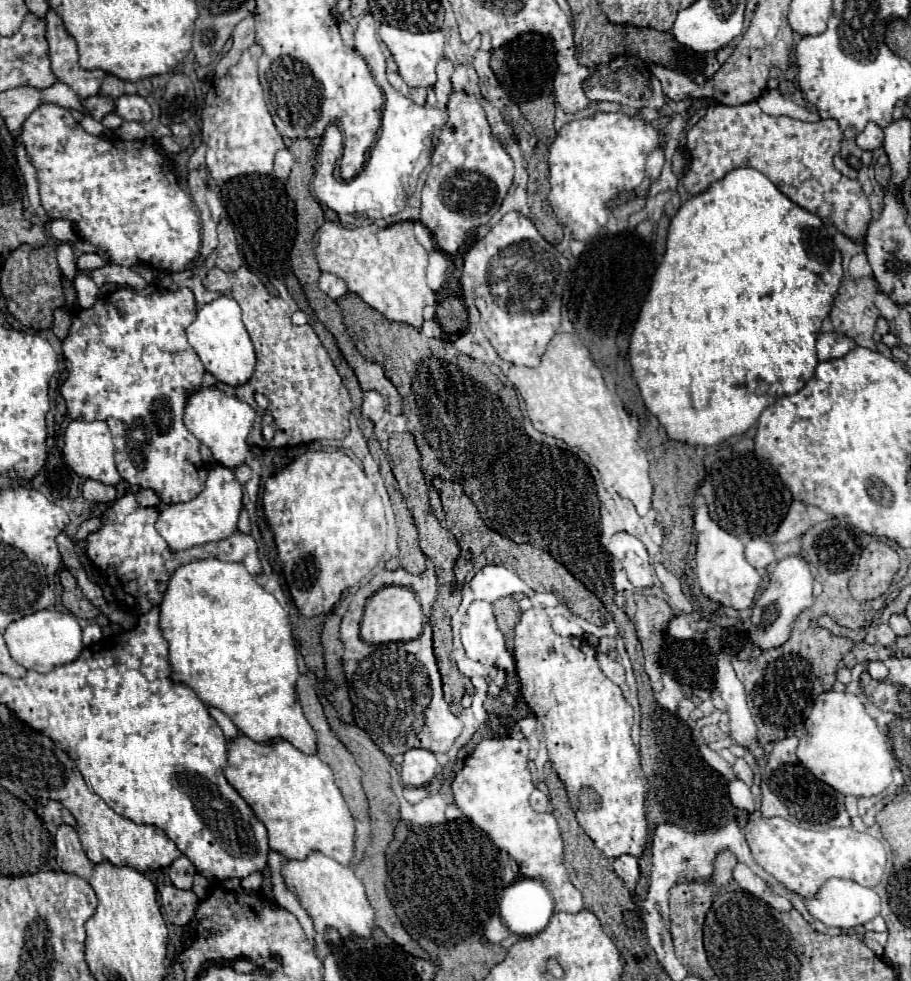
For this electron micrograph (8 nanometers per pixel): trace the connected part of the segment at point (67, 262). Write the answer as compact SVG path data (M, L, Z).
M59 244L57 246L57 262L59 262L59 268L63 270L63 274L69 280L73 280L77 274L77 266L75 266L75 256L73 256L71 244Z

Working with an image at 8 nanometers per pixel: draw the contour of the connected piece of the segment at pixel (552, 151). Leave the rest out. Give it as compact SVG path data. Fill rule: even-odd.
M621 112L615 114L595 114L593 118L573 120L571 124L563 126L549 148L549 168L551 168L551 192L549 204L563 226L567 226L577 240L589 240L597 234L607 222L607 202L617 196L621 190L635 190L645 176L645 162L649 152L659 146L659 132L643 120L625 116Z

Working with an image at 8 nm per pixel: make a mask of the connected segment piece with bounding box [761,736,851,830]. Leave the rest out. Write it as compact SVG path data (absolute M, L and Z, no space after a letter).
M785 738L775 742L771 756L761 766L761 814L765 816L781 816L785 820L793 820L801 828L827 830L833 826L851 826L851 818L845 810L843 796L837 794L829 784L819 778L811 778L811 772L799 762L795 756L797 738Z

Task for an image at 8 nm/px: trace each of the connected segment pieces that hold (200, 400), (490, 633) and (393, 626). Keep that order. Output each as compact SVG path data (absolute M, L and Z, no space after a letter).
M201 388L189 396L183 420L187 430L213 452L213 458L221 466L233 470L245 464L247 452L249 452L247 436L255 420L255 410L249 404L237 400L235 396L227 396L217 388Z
M473 602L461 624L461 642L471 660L515 672L513 654L505 646L505 638L495 624L493 608L487 602Z
M385 588L367 600L365 614L361 620L361 638L367 644L383 642L409 642L421 634L423 610L415 594L409 588Z

